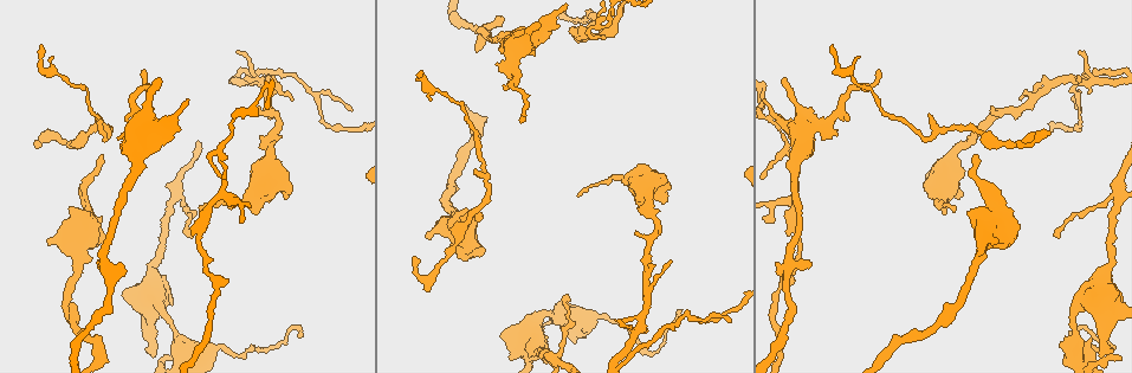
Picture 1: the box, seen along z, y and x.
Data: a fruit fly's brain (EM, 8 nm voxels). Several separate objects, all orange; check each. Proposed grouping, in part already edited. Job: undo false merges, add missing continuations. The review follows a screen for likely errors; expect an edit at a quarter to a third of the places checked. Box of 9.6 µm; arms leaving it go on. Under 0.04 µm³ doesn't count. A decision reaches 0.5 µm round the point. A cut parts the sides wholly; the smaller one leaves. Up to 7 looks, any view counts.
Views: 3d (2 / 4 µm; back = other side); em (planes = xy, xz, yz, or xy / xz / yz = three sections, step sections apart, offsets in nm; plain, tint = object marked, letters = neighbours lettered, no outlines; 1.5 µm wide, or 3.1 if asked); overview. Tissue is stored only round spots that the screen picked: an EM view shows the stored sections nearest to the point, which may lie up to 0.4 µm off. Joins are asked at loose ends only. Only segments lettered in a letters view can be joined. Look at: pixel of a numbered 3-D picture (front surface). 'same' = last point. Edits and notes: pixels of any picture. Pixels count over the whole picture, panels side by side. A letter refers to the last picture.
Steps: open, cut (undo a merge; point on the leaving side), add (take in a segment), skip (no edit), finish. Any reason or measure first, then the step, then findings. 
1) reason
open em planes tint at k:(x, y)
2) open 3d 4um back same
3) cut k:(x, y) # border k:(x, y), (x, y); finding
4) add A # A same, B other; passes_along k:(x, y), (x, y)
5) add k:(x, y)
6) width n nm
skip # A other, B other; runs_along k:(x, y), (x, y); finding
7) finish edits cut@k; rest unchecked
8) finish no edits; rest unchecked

sharp bend
open em xz step 4 tint at 1:(328, 126)

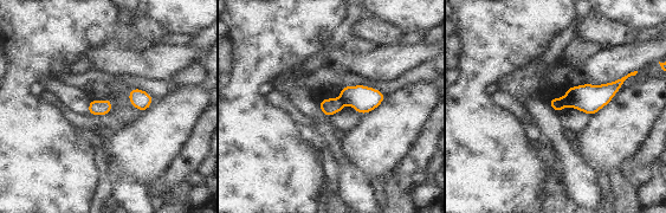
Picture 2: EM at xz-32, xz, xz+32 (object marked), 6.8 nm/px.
open em xz step 4 letters same

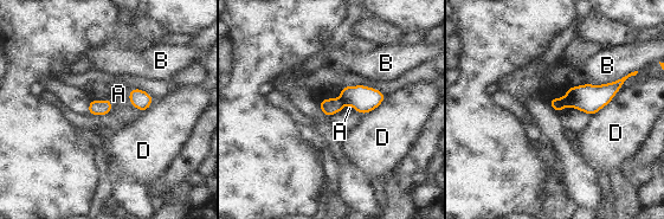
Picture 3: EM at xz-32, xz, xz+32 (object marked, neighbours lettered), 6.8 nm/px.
cut 3:(588, 98) # A other, B other, D other; border 3:(563, 97), (568, 104); two cells meet here

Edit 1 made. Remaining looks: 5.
see it whole again
open overview

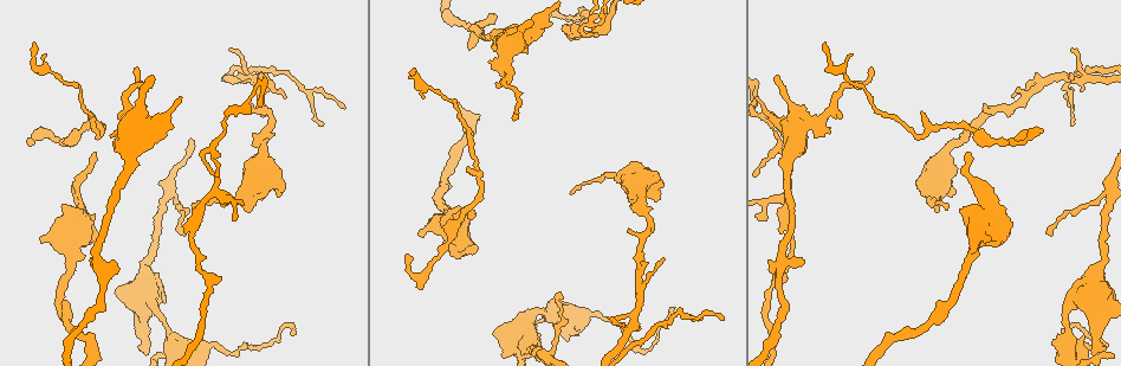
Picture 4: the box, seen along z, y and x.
open 3d 4um at 4:(252, 109)

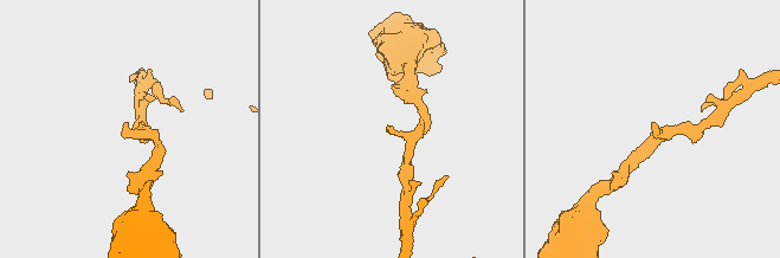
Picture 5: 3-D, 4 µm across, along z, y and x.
arm_widths 170, 170 nm; need the tissue
open em yz step 8 letters at 5:(390, 125)

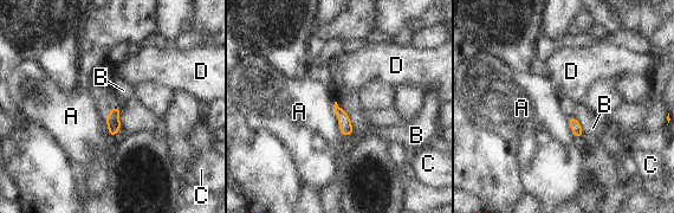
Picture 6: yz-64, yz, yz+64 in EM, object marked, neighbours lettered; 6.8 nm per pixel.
another direction
open em planes letters same

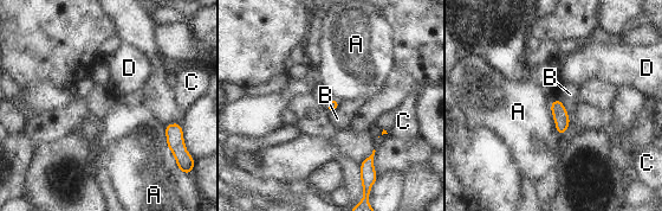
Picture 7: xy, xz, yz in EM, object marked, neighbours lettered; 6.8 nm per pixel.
skip # A other, B other, C other, D other; none of them fits

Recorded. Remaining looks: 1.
free end
open em planes letters at 4:(974, 257)

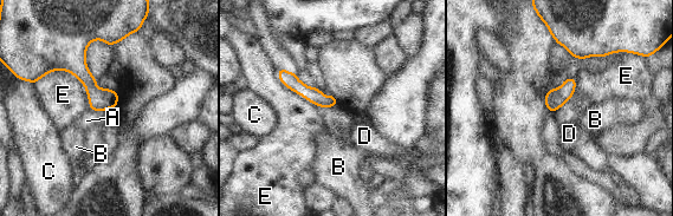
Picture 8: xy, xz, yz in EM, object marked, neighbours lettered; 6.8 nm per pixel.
skip # A other, B other, C other, D other, E other; runs_along 8:(280, 71), (318, 99), (334, 102); none of them fits

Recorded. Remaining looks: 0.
finish edits cut@3; rest unchecked

